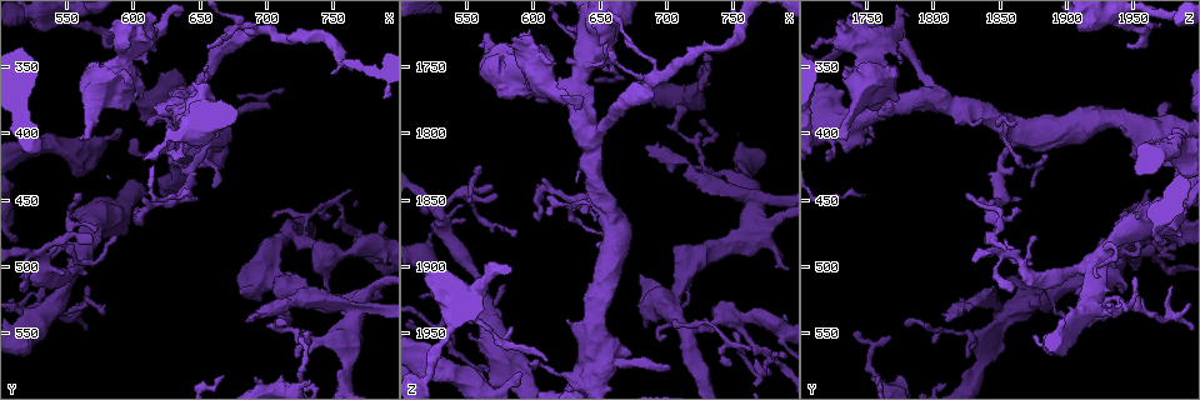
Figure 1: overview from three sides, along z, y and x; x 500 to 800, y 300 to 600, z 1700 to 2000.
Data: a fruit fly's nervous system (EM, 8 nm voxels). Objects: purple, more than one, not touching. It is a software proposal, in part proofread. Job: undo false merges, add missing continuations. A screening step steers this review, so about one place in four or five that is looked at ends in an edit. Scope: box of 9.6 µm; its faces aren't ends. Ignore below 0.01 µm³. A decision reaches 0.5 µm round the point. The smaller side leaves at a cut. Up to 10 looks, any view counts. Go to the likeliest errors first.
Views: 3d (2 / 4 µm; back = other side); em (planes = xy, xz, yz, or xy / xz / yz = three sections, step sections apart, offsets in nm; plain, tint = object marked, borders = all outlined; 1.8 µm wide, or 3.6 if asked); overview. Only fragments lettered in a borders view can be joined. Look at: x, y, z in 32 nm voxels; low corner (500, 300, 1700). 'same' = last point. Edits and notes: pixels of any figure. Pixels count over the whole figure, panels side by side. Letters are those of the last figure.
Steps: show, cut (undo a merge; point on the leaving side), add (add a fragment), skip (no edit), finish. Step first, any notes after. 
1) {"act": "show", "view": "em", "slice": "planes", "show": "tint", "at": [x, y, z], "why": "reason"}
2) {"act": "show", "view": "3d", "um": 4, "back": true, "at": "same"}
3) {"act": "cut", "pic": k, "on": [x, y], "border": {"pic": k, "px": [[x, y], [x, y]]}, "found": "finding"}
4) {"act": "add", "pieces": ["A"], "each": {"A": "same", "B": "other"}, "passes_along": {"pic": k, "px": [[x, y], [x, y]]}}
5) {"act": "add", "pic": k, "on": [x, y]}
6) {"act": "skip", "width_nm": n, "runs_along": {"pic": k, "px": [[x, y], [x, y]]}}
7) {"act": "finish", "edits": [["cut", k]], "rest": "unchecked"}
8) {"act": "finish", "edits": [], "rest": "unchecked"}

{"act": "show", "view": "3d", "um": 2, "at": [692, 322, 1756], "why": "thin arm on a thick one"}

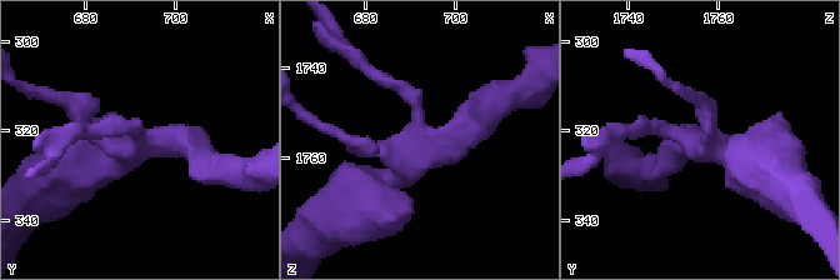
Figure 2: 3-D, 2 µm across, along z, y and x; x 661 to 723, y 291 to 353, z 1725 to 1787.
{"act": "show", "view": "em", "slice": "xz", "step": 4, "show": "tint", "at": [693, 324, 1757], "arms": 4, "why": "need the tissue"}

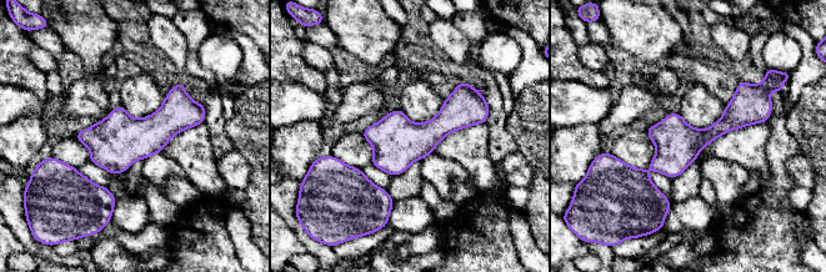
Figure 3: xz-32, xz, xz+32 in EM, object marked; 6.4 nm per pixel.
{"act": "show", "view": "em", "slice": "yz", "step": 4, "show": "borders", "at": "same"}

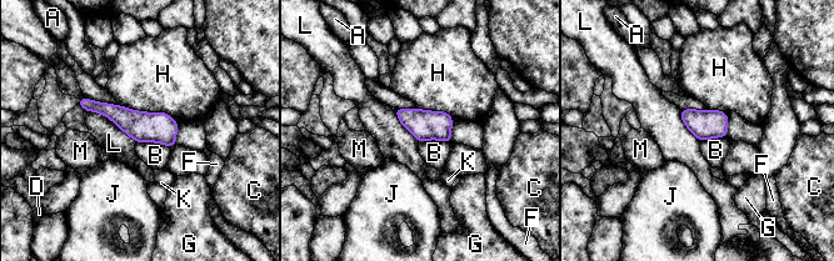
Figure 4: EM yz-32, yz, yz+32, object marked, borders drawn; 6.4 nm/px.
{"act": "skip", "each": {"A": "other", "B": "other", "C": "other", "D": "other", "F": "other", "G": "other", "H": "other", "J": "other", "K": "other", "L": "other", "M": "other"}, "border": {"pic": 4, "px": [[84, 110], [105, 115], [135, 142]]}, "found": "one neuron here"}

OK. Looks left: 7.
{"act": "show", "view": "em", "slice": "yz", "step": 8, "show": "borders", "at": [692, 584, 1754], "why": "an open end"}

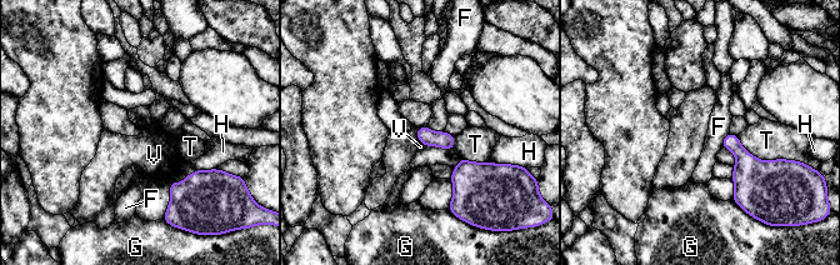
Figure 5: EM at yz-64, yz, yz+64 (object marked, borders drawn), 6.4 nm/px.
{"act": "show", "view": "em", "slice": "planes", "show": "borders", "at": "same"}

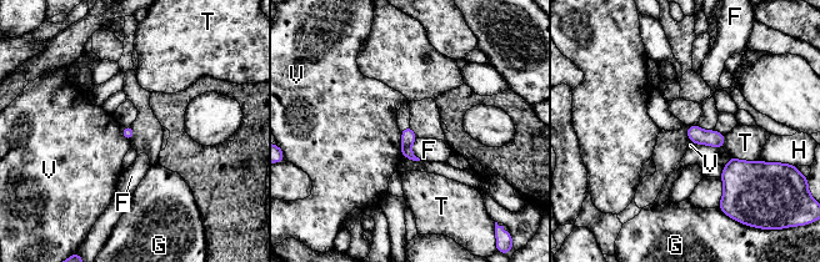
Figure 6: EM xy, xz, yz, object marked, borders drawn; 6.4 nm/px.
{"act": "skip", "each": {"F": "other", "G": "other", "H": "other", "T": "other", "V": "other"}, "border": {"pic": 6, "px": [[400, 134], [401, 155]]}, "found": "none of them fits"}

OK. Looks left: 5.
{"act": "show", "view": "em", "slice": "xz", "step": 16, "show": "tint", "at": [774, 490, 1966], "why": "two arms in line, one across"}

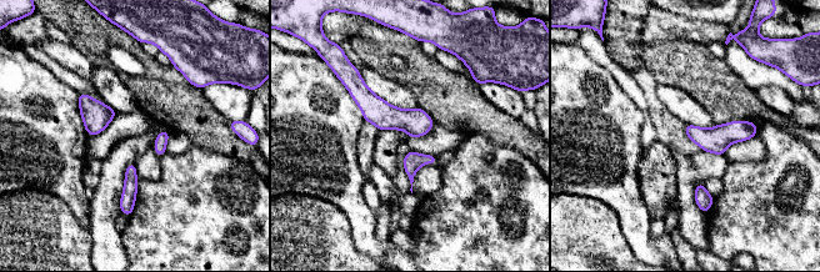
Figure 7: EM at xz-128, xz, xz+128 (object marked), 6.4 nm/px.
{"act": "show", "view": "em", "slice": "planes", "show": "borders", "at": "same"}

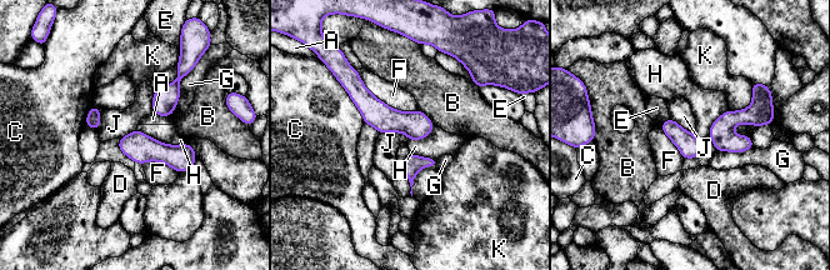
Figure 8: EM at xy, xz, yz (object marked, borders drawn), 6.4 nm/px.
{"act": "skip", "each": {"A": "other", "B": "other", "C": "other", "D": "other", "E": "other", "F": "other", "G": "other", "H": "other", "J": "other", "K": "other"}, "border": {"pic": 8, "px": [[380, 133], [403, 133], [409, 139]]}, "found": "all the same neuron"}

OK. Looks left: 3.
{"act": "show", "view": "3d", "um": 4, "at": [580, 364, 1752], "why": "abrupt turn"}

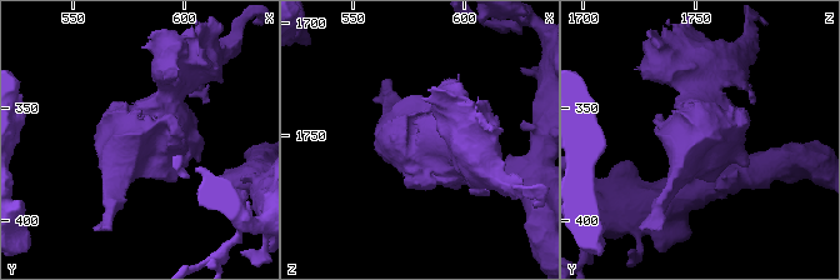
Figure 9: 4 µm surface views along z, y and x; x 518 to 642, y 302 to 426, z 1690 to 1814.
{"act": "show", "view": "em", "um": 3.6, "slice": "xy", "step": 16, "show": "tint", "at": [578, 365, 1751]}

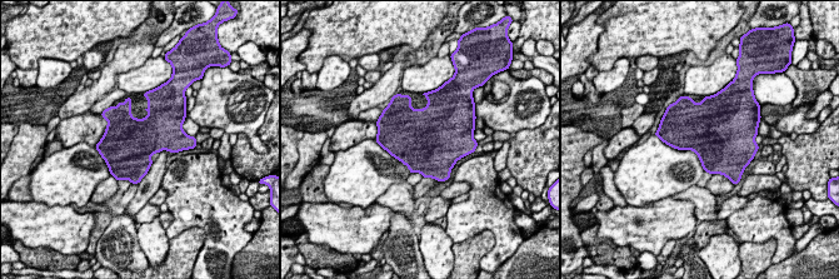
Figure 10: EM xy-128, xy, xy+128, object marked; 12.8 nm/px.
{"act": "show", "view": "em", "um": 3.6, "slice": "planes", "show": "borders", "at": "same"}

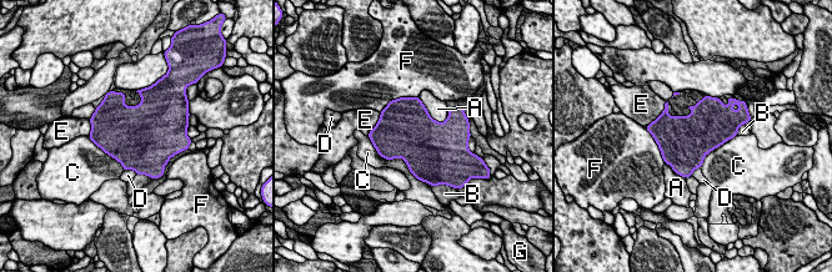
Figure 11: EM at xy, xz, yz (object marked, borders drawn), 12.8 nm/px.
{"act": "skip", "each": {"A": "other", "B": "other", "C": "other", "D": "other", "E": "other", "F": "other", "G": "other"}, "border": {"pic": 11, "px": [[371, 141], [420, 180]]}, "found": "one neuron here"}

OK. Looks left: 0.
{"act": "finish", "edits": [], "rest": "unchecked"}

